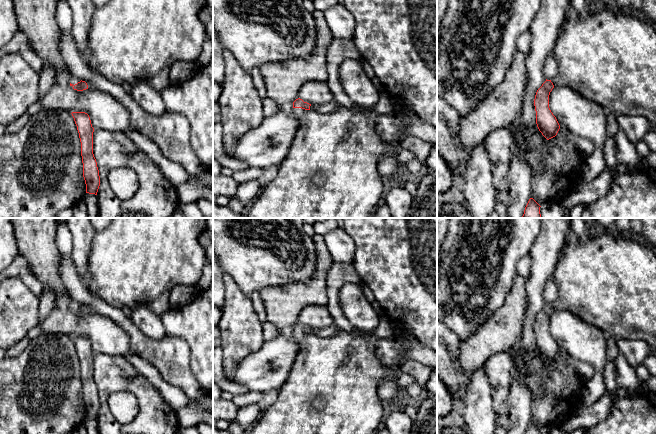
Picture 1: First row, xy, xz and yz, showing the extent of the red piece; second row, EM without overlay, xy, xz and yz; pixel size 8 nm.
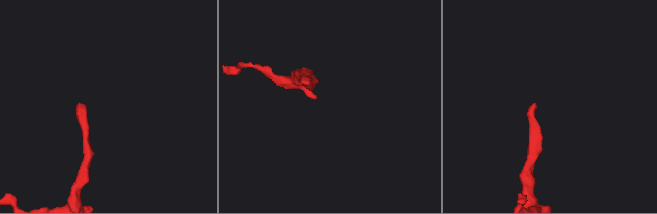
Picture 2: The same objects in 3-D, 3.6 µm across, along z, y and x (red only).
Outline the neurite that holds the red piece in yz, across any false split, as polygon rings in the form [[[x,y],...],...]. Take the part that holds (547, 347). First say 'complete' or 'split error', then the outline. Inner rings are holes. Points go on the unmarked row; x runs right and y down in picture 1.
split error | [[[612,230],[604,232],[594,238],[576,240],[571,236],[560,252],[554,281],[557,297],[547,304],[537,314],[534,330],[536,348],[539,355],[547,363],[555,361],[560,349],[549,332],[549,319],[554,311],[564,310],[584,322],[600,328],[605,334],[611,334],[615,339],[642,340],[656,350],[656,250],[643,240],[631,235],[618,235]]]

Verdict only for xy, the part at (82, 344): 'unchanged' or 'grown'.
unchanged

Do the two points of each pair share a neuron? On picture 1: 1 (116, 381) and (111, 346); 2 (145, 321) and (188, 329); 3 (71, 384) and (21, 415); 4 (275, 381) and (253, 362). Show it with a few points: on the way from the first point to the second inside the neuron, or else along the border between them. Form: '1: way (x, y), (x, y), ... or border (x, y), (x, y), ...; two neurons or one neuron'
1: border (94, 352), (122, 356); two neurons
2: border (159, 317), (166, 334); two neurons
3: way (58, 393), (41, 410), (39, 416), (34, 416); one neuron
4: way (270, 376), (258, 367); one neuron

